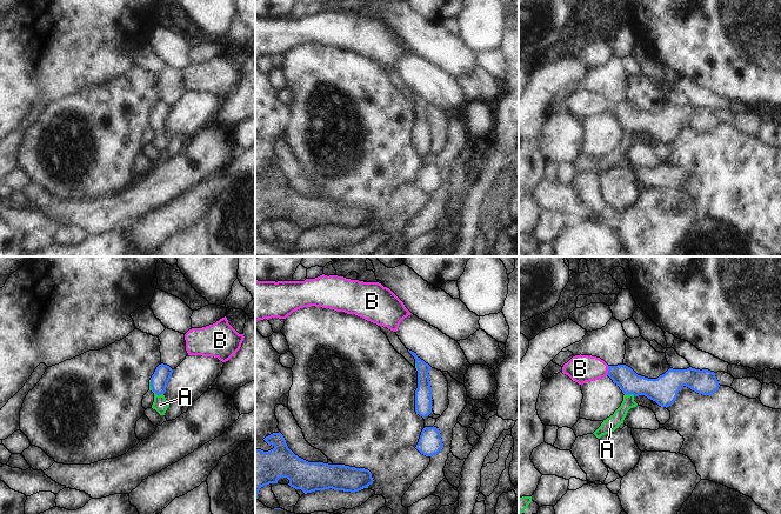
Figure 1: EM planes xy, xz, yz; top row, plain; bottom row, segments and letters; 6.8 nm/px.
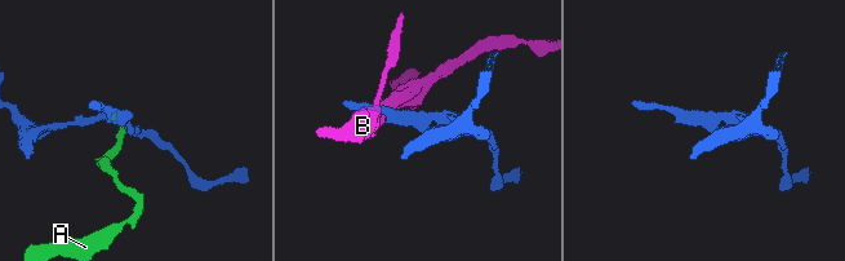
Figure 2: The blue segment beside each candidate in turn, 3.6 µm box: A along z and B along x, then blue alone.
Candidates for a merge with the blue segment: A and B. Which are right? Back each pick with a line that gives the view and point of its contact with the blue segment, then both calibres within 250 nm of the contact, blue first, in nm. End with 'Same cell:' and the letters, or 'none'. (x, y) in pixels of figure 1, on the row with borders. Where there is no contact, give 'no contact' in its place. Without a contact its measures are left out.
A: meets blue in xy at (153, 391); 120 nm thick on the blue side, 100 nm on the other
Same cell: A

